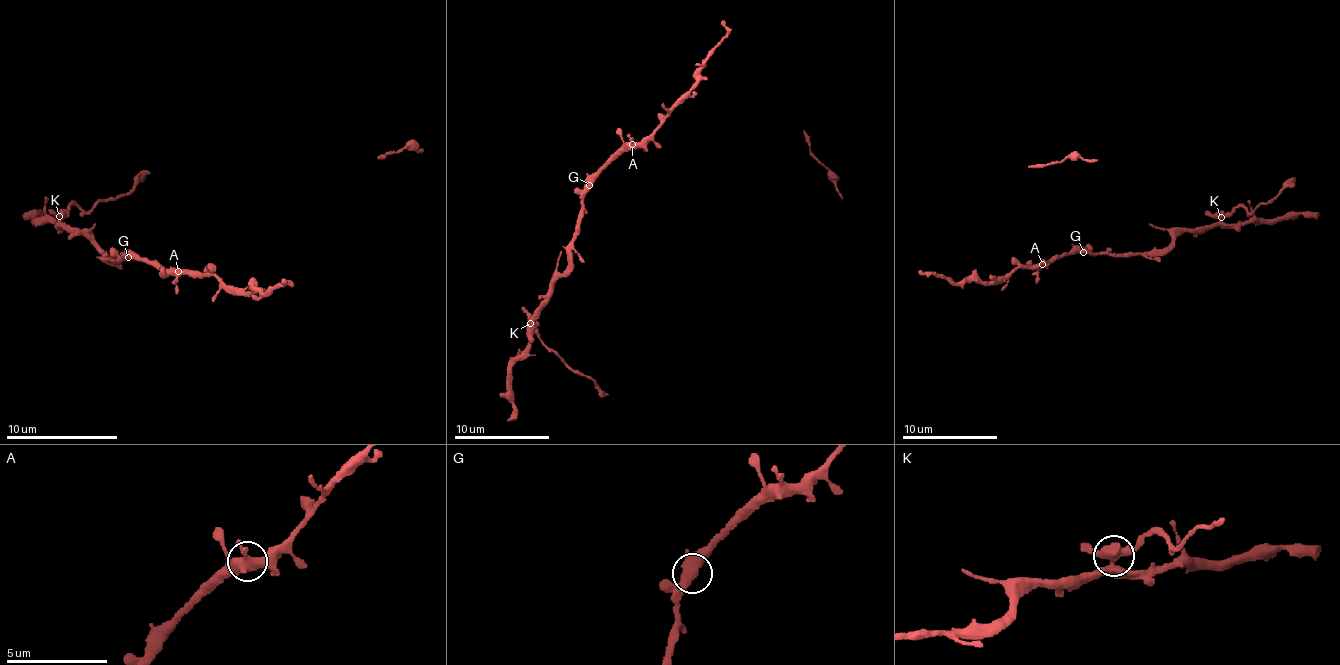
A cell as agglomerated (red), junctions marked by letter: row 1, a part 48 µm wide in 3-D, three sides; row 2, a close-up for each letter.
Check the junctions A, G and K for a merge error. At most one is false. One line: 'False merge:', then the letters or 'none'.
False merge: K

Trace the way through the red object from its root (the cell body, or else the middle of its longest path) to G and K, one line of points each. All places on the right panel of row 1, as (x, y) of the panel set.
G: (1047, 262), (1083, 252)
K: (1047, 262), (1076, 252), (1161, 252), (1183, 231), (1204, 231), (1221, 216)

